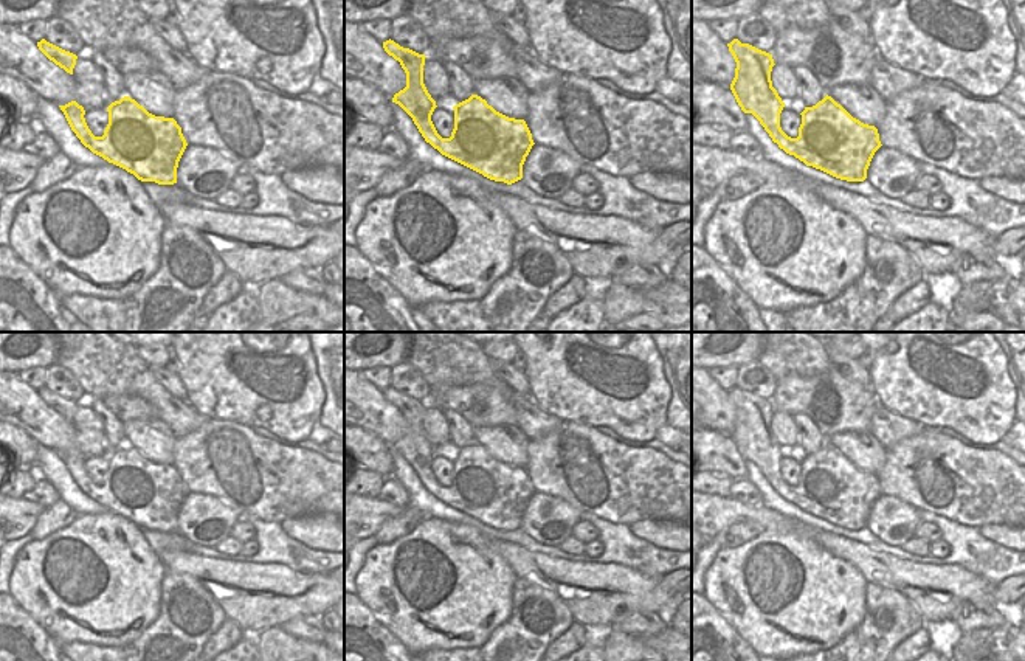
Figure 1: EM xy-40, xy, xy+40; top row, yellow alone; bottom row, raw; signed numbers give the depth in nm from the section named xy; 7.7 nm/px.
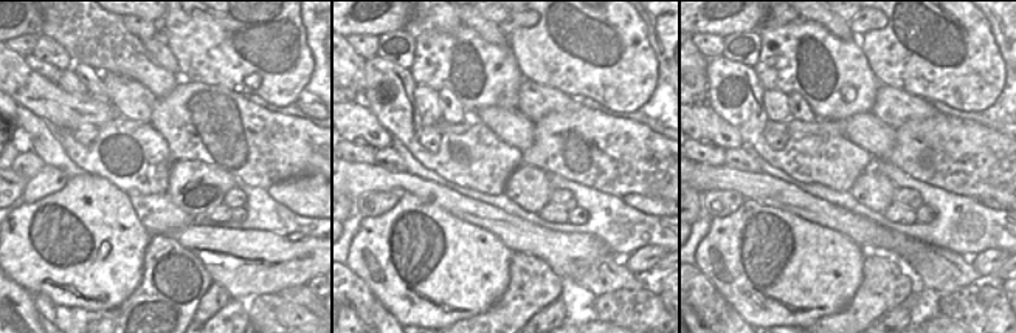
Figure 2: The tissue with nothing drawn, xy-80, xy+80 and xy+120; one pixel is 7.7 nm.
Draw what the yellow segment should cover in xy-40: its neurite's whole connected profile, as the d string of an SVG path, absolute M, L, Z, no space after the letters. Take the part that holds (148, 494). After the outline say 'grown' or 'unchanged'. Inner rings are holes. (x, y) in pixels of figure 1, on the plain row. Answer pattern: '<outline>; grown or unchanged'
M124 444L107 455L109 472L102 484L95 484L85 470L82 453L71 448L59 455L71 478L93 501L141 529L177 531L178 509L188 490L174 465L155 464Z; unchanged

